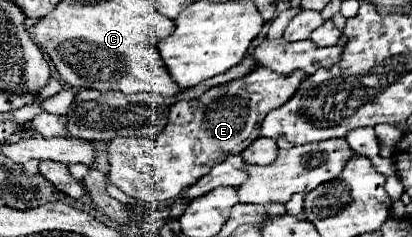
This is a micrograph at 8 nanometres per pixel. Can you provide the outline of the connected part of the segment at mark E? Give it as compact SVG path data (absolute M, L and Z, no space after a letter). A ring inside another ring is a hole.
M256 67L240 79L204 91L198 99L184 101L184 117L182 101L174 103L164 131L154 139L116 137L108 143L110 181L126 195L144 203L168 201L182 195L186 187L204 177L216 163L224 161L228 155L242 153L258 139L264 115L284 105L304 75L304 71L278 75L264 67Z

